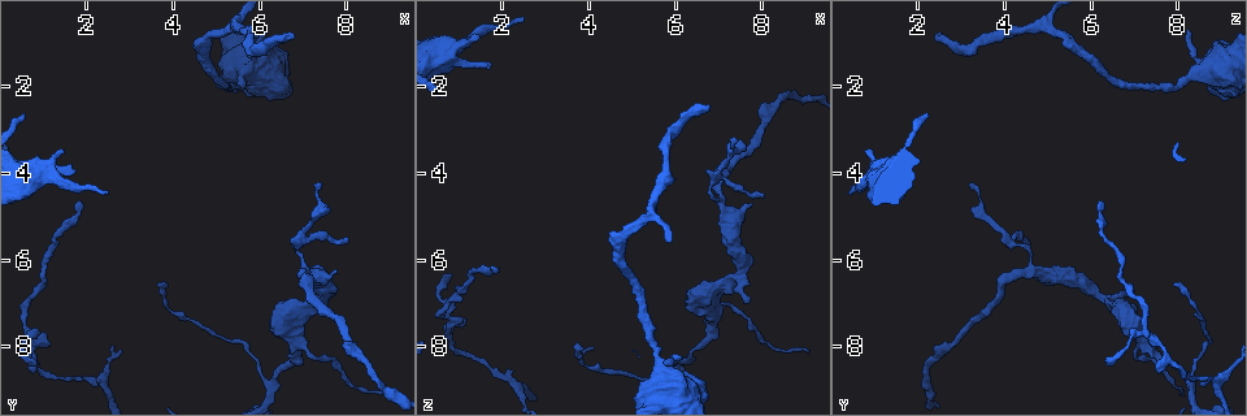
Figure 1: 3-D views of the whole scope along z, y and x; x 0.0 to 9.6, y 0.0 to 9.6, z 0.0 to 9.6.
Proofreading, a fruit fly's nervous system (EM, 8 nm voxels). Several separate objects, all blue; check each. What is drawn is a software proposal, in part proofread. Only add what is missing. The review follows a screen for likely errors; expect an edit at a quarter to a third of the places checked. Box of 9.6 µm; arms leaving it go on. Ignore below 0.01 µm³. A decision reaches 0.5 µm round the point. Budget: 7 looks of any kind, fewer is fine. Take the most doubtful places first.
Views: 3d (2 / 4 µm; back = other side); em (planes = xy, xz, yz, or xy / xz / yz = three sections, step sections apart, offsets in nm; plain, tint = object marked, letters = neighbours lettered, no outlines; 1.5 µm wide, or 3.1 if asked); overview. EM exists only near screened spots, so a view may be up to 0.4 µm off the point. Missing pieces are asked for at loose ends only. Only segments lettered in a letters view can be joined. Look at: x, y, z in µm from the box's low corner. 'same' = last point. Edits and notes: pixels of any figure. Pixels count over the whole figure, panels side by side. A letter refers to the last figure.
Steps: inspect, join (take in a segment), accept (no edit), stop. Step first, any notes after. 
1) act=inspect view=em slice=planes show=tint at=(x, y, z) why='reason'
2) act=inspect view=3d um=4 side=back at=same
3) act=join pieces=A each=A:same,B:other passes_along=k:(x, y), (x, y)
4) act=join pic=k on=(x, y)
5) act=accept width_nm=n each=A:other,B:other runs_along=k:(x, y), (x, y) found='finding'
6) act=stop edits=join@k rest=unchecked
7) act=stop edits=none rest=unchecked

act=inspect view=3d um=2 at=(6.05, 0.75, 8.20)

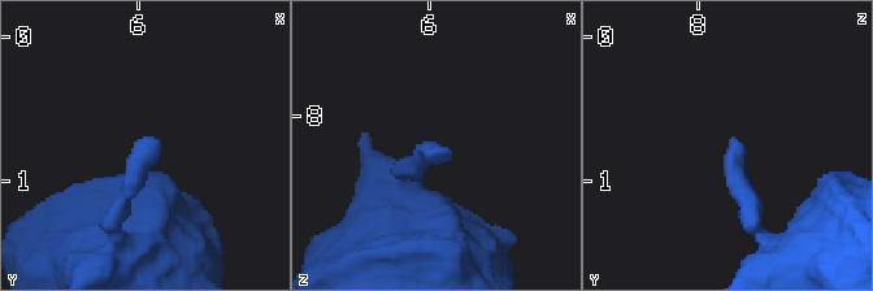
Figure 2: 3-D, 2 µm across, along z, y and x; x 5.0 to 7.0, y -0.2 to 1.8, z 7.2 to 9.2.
act=inspect view=em slice=yz step=4 show=letters at=(6.08, 0.72, 8.24)

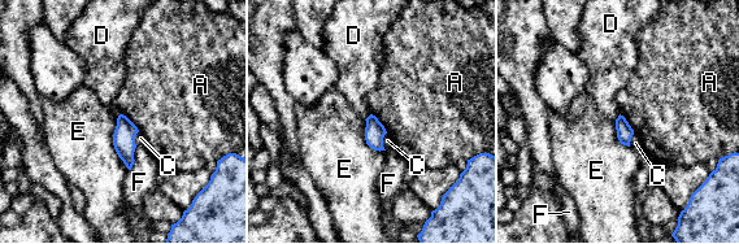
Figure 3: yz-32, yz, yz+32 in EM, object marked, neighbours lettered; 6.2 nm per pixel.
act=inspect view=em slice=planes show=letters at=same

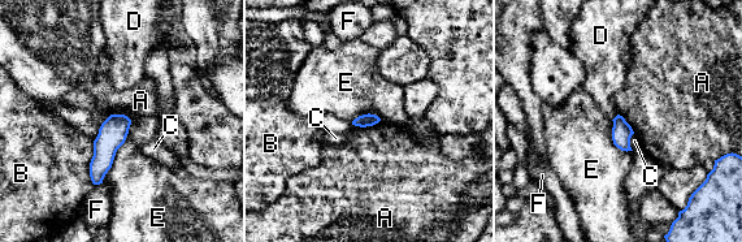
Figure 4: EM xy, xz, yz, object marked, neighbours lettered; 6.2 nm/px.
act=accept width_nm=80 each=A:other,B:other,C:other,D:other,E:other,F:other border=4:(381, 120), (365, 126), (352, 125) found='no lettered segment goes on from it'

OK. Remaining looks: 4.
act=inspect view=em slice=planes show=letters at=(1.75, 3.95, 1.55) why='an open end'

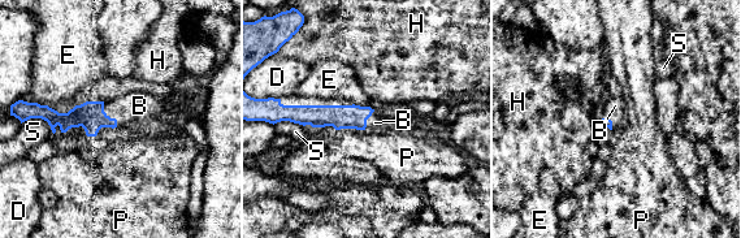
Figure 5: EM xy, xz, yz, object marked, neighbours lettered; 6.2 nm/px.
act=join pieces=B longest_contact=B:180nm each=B:same,D:other,E:other,H:other,P:other,S:other found='it goes on there'

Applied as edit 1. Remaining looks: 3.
act=inspect view=overview why='redraw'

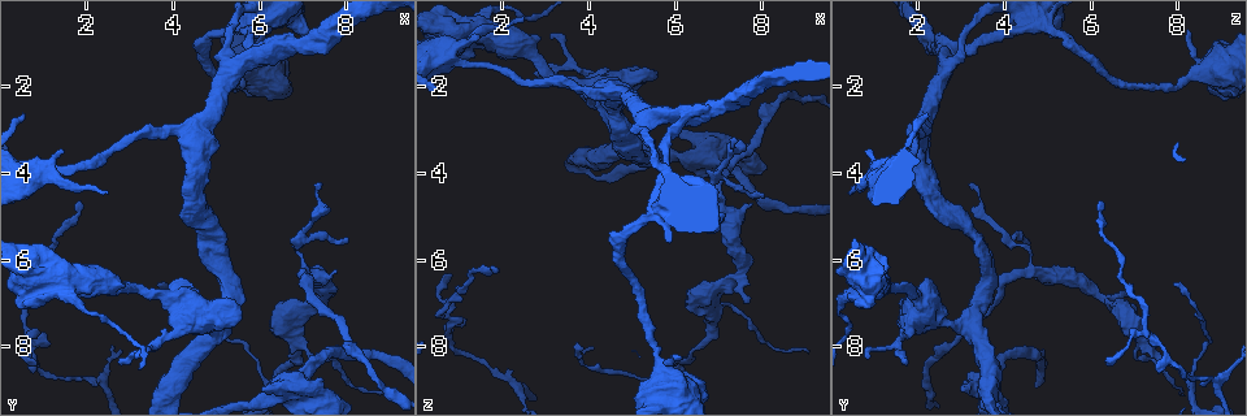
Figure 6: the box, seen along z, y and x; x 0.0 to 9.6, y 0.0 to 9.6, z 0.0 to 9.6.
act=inspect view=3d um=2 at=(0.85, 8.35, 6.35) why='tapers out'

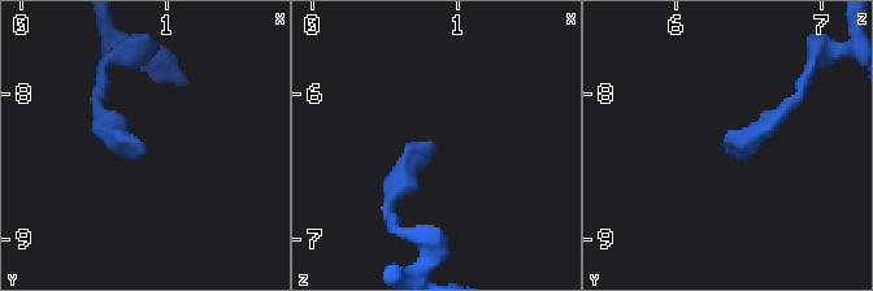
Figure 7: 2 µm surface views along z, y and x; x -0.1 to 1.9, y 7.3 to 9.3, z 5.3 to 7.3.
act=inspect view=em slice=planes show=letters at=(0.78, 8.32, 6.32)

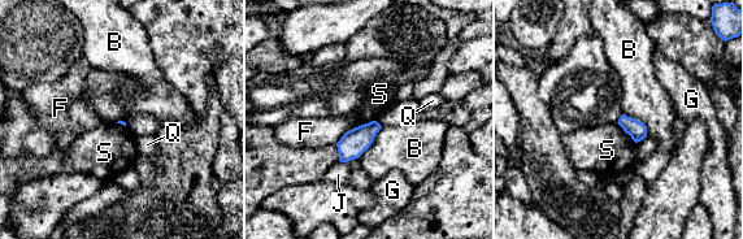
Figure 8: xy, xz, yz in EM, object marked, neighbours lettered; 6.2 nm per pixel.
act=accept each=B:other,F:other,G:other,J:other,Q:other,S:other border=8:(376, 120), (355, 126), (346, 133) found='no lettered segment goes on from it'

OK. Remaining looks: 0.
act=stop edits=join@5 rest=unchecked

